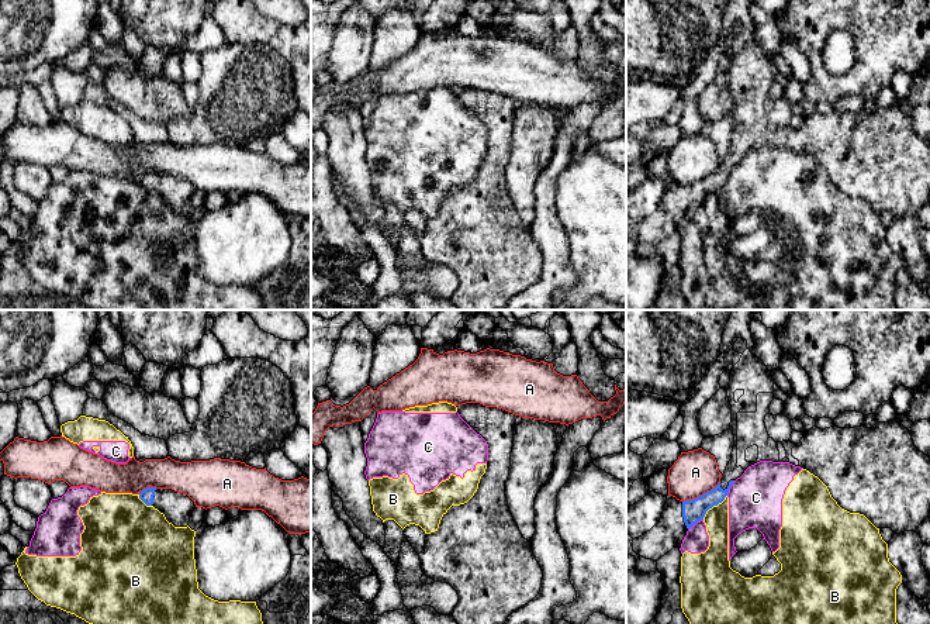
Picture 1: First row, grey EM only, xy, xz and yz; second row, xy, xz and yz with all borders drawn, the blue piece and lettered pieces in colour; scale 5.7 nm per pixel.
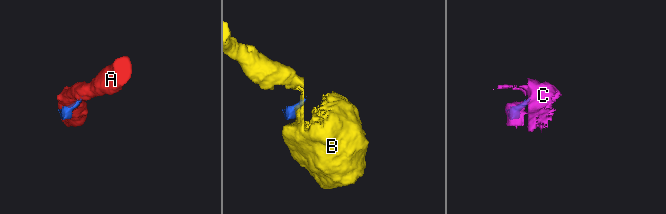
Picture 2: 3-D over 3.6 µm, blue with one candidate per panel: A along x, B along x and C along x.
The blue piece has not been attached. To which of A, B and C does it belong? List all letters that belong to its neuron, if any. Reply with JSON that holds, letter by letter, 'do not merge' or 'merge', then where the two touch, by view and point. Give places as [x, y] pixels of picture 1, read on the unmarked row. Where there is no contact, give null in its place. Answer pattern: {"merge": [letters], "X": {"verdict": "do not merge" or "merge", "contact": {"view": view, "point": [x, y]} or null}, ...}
{"merge": [], "A": {"verdict": "do not merge", "contact": {"view": "yz", "point": [702, 179]}}, "B": {"verdict": "do not merge", "contact": {"view": "yz", "point": [714, 189]}}, "C": {"verdict": "do not merge", "contact": {"view": "yz", "point": [729, 172]}}}

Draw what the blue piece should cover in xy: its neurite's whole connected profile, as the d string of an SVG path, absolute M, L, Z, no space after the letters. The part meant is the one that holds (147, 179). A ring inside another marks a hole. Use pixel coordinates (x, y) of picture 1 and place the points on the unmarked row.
M146 172L139 177L139 183L146 190L153 190L163 197L174 211L187 211L196 193L194 186L187 179L172 173Z

